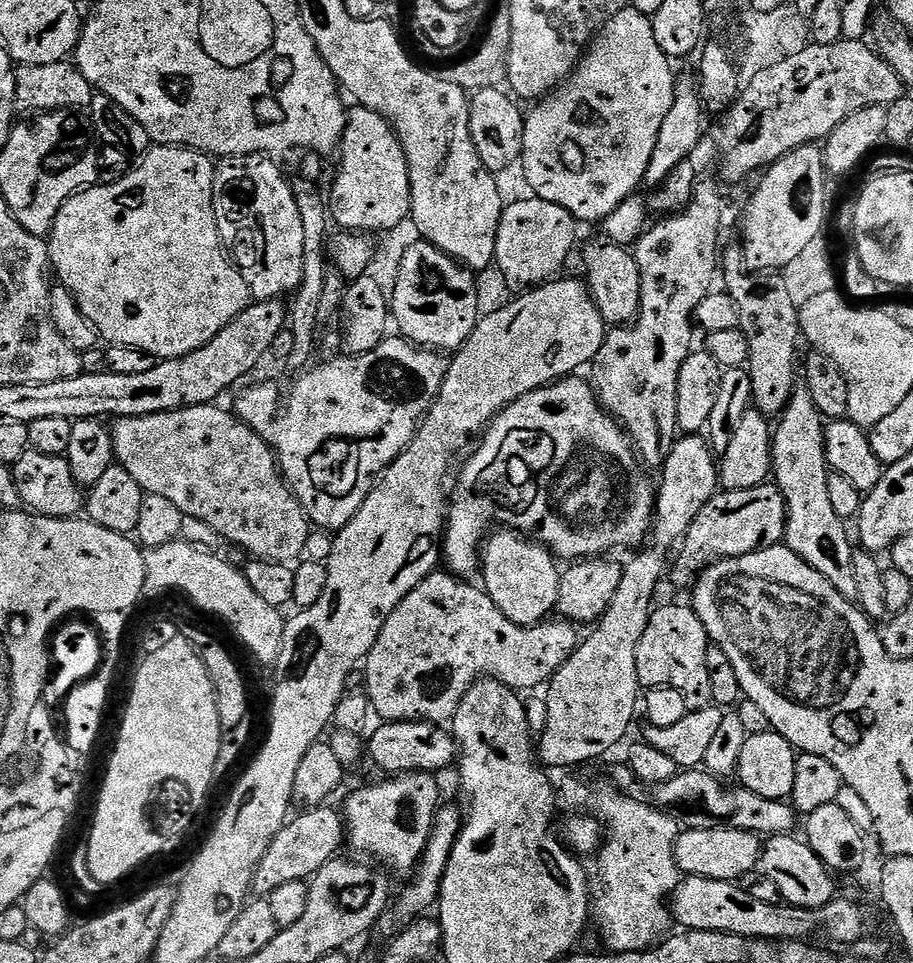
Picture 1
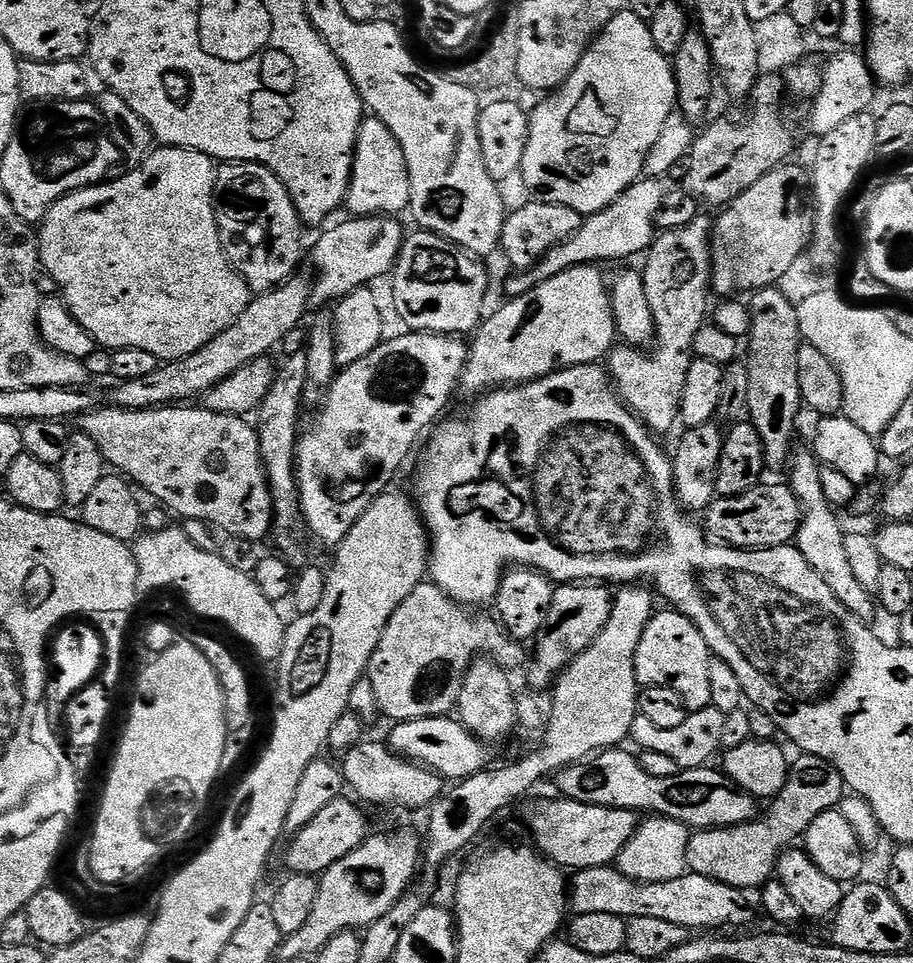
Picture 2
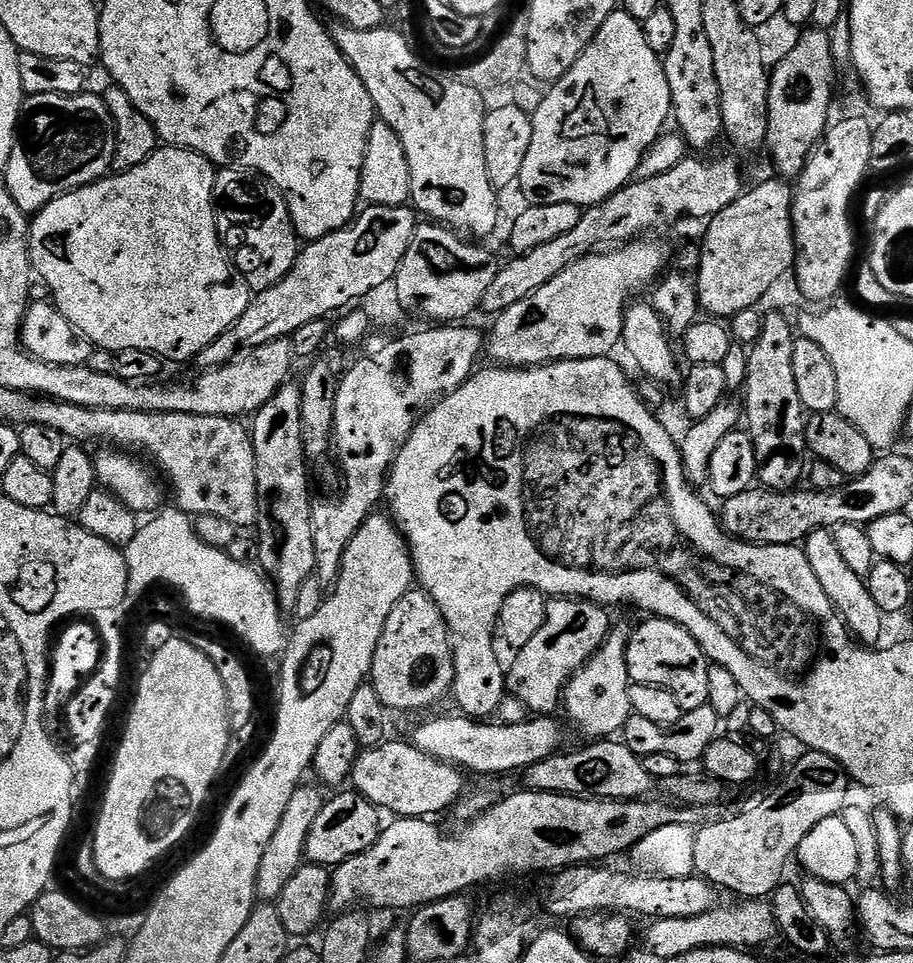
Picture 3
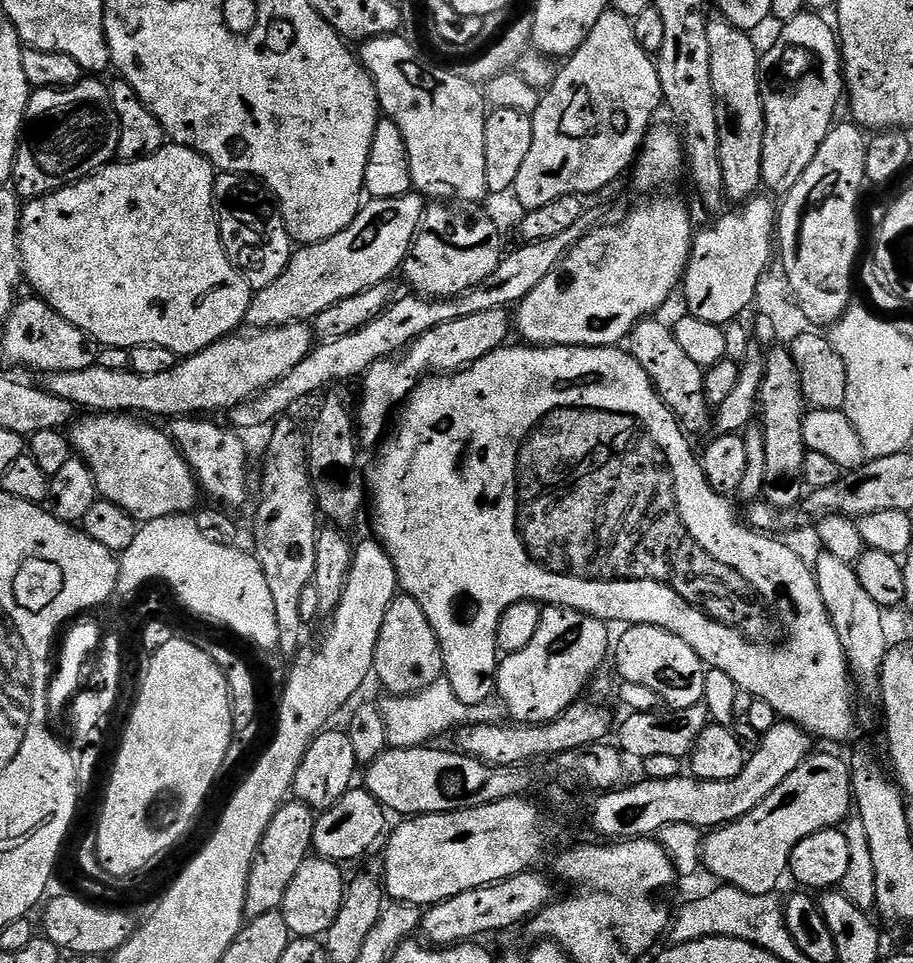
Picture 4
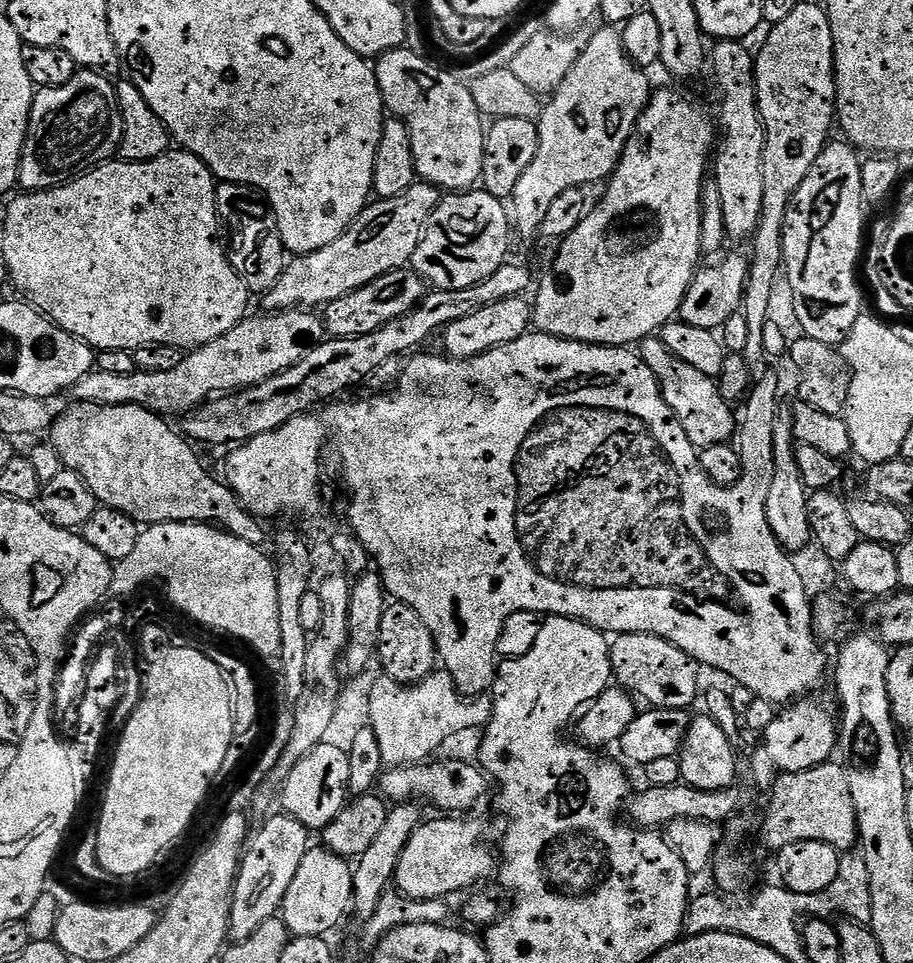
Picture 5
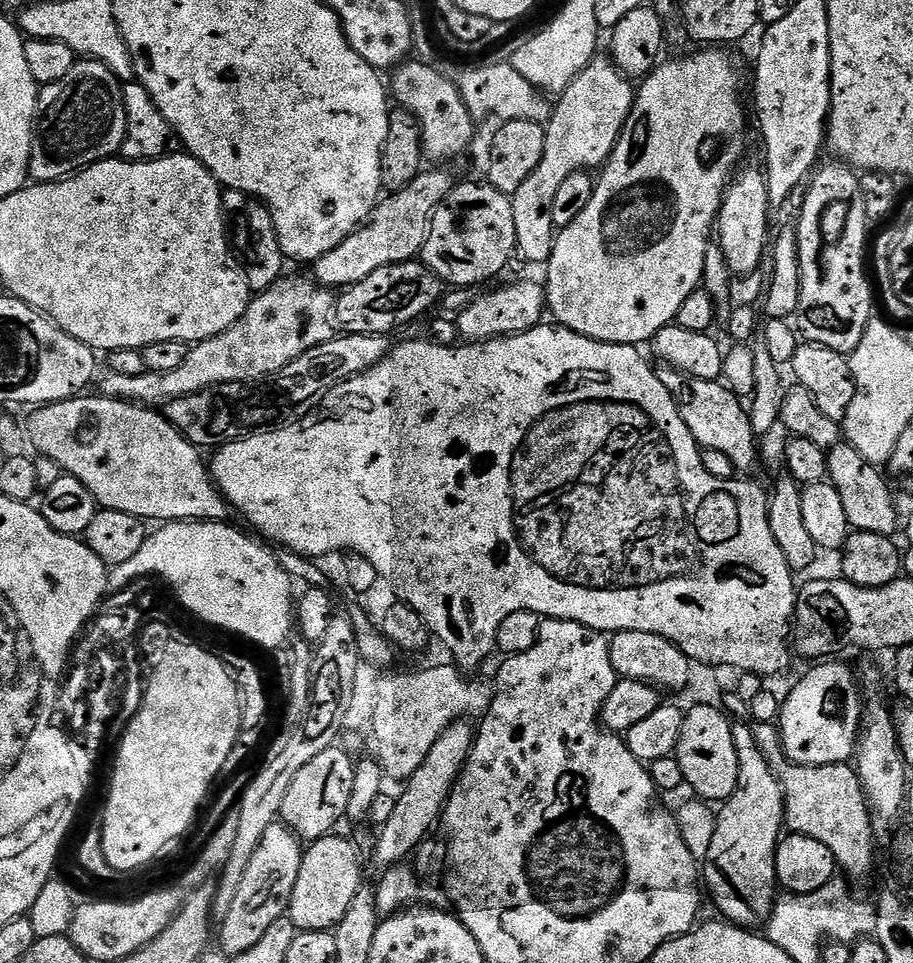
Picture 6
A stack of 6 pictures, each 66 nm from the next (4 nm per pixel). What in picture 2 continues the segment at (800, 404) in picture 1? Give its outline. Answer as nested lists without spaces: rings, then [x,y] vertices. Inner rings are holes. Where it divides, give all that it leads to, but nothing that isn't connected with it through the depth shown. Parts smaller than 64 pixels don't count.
[[[808,450],[797,451],[790,461],[790,473],[792,472],[790,487],[802,505],[800,531],[796,533],[794,544],[804,555],[806,562],[810,562],[810,566],[820,575],[822,582],[826,582],[826,586],[830,586],[834,598],[838,598],[838,602],[842,602],[842,606],[846,606],[846,610],[850,610],[850,614],[868,622],[871,621],[871,616],[878,612],[878,605],[873,593],[868,592],[866,586],[862,586],[858,582],[858,577],[850,567],[844,541],[845,529],[840,529],[840,520],[836,517],[839,515],[829,504],[826,494],[822,492],[821,467],[820,461]]]

